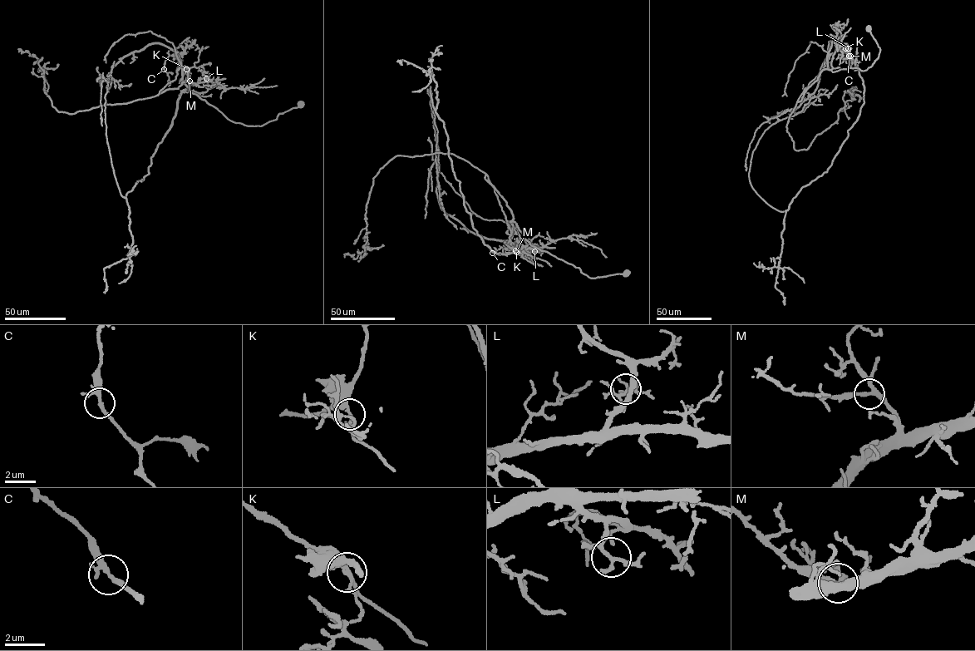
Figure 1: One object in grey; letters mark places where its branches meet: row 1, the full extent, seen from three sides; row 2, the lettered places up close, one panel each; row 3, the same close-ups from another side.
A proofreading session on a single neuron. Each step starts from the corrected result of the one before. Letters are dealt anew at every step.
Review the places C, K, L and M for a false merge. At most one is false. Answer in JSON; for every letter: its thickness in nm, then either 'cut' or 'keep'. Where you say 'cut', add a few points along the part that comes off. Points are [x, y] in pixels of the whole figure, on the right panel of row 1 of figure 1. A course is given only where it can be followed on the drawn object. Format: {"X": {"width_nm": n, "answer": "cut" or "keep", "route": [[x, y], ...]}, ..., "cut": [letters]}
{"C": {"width_nm": 200, "answer": "keep"}, "K": {"width_nm": 160, "answer": "cut", "route": [[845, 48], [863, 81], [859, 117], [826, 171], [780, 211], [751, 185], [752, 151], [772, 125], [837, 84]]}, "L": {"width_nm": 160, "answer": "keep"}, "M": {"width_nm": 240, "answer": "keep"}, "cut": ["K"]}

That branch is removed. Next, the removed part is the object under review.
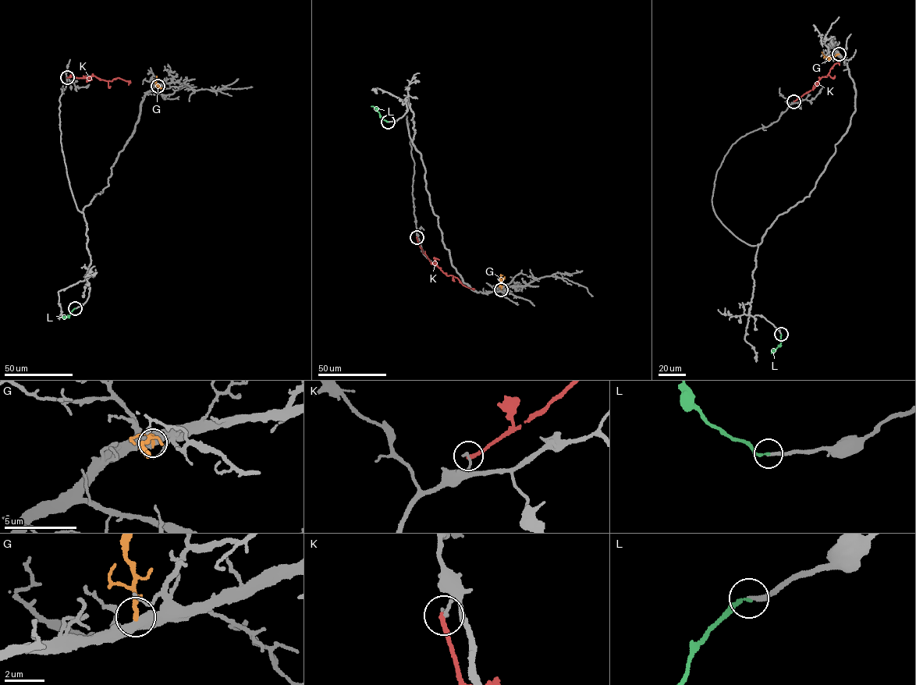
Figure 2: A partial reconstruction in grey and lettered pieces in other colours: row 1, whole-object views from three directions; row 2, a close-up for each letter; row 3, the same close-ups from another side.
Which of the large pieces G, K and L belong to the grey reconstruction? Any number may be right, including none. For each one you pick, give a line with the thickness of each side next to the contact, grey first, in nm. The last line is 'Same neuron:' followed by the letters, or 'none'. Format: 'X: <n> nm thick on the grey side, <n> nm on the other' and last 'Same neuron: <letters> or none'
L: 240 nm thick on the grey side, 170 nm on the other
Same neuron: L

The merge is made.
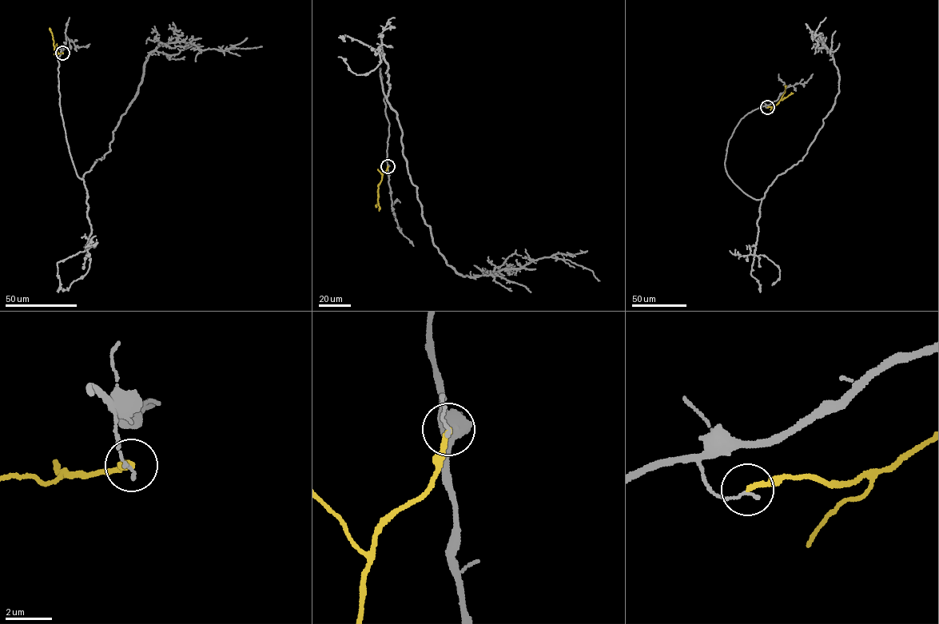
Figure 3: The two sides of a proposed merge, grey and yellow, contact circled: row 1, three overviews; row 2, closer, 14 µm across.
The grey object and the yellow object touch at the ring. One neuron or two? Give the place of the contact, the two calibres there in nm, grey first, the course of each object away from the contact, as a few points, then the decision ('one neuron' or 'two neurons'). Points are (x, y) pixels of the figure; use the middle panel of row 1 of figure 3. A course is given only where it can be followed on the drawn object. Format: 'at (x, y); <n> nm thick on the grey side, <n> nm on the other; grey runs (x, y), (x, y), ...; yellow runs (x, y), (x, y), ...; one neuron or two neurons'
at (387, 166); 130 nm thick on the grey side, 240 nm on the other; grey runs (387, 166), (389, 125), (380, 68), (422, 217), (447, 265), (474, 277), (550, 256), (590, 269), (599, 280); yellow runs (387, 166), (378, 186), (375, 206); two neurons

